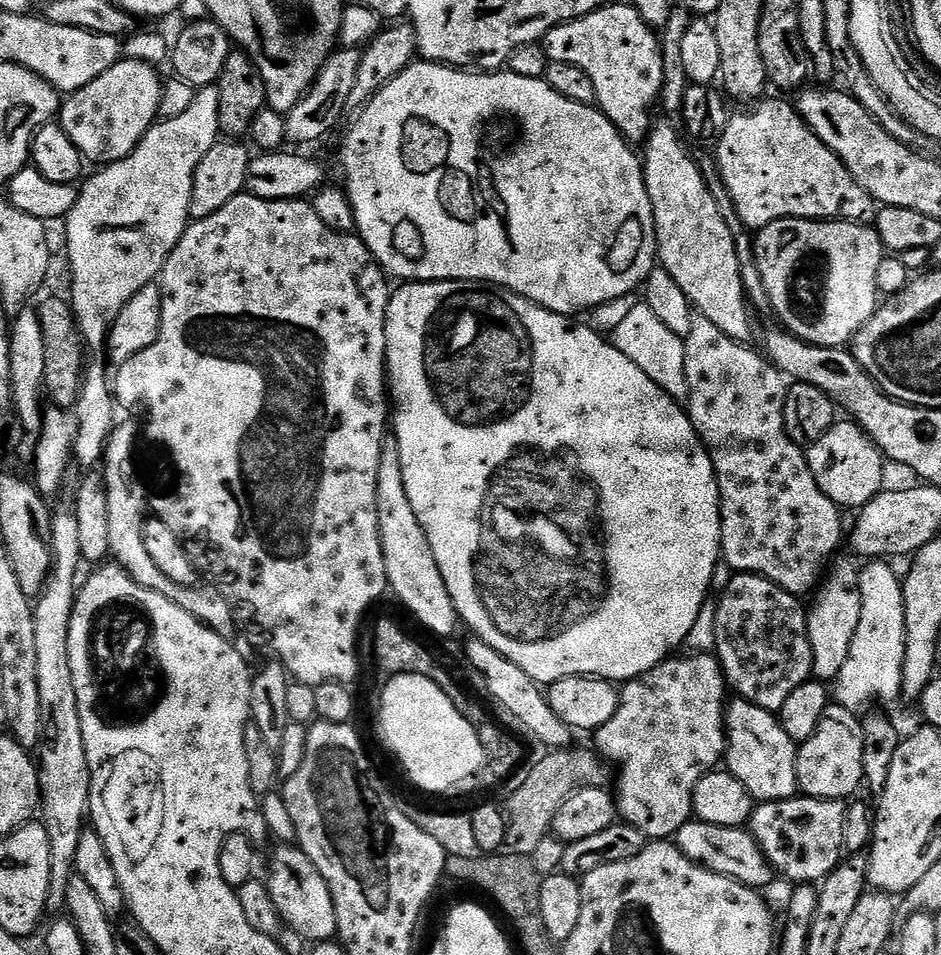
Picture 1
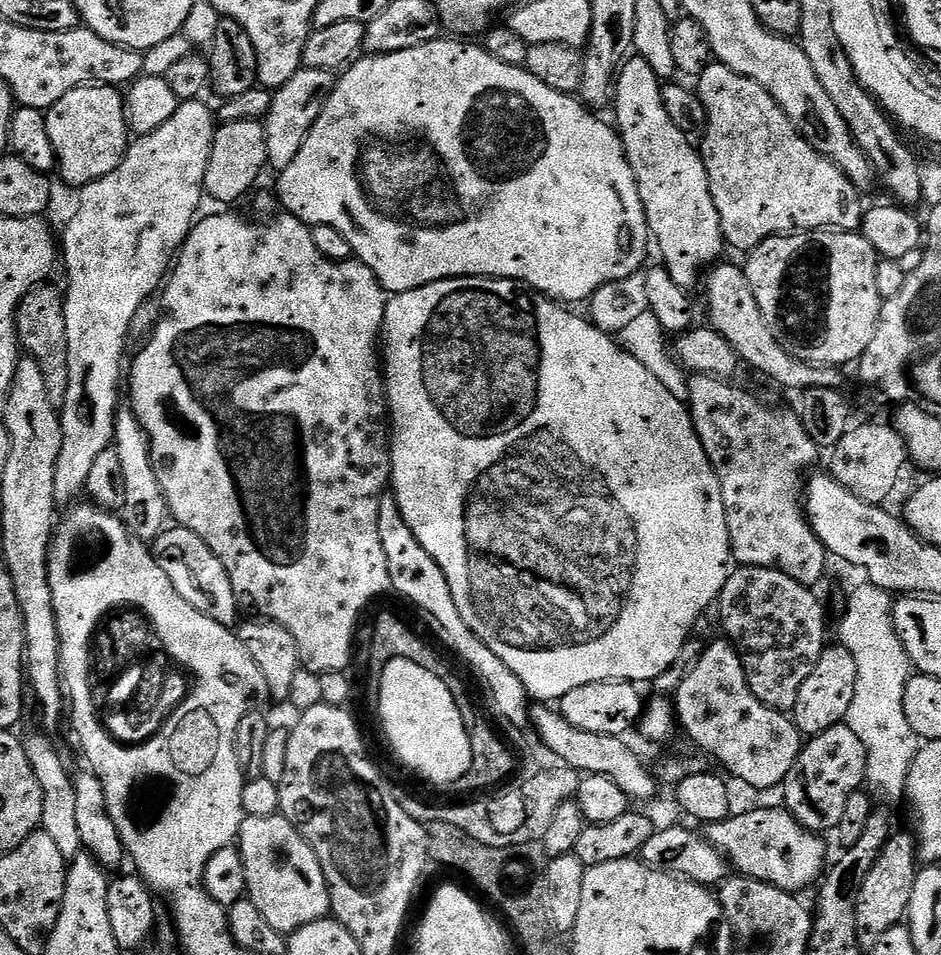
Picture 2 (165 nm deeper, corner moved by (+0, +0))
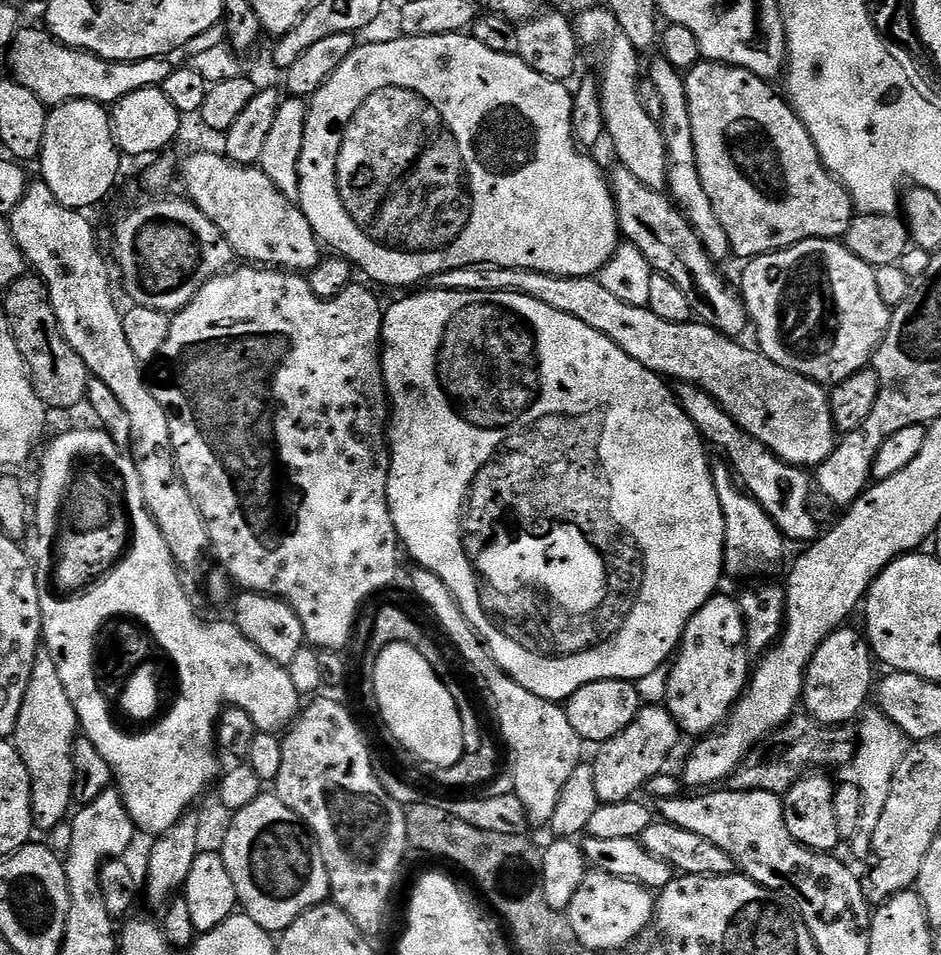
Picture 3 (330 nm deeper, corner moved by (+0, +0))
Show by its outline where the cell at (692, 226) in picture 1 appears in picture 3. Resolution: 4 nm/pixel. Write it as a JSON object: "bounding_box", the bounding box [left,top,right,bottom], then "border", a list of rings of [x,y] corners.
{"bounding_box":[575,7,668,190],"border":[[[607,7],[588,8],[580,17],[575,17],[576,37],[585,49],[608,40],[608,53],[604,56],[604,77],[599,77],[600,97],[602,98],[602,112],[604,114],[604,130],[607,139],[612,139],[612,148],[616,151],[619,163],[638,182],[660,190],[668,182],[668,155],[666,142],[659,123],[650,114],[646,114],[642,106],[642,98],[638,98],[638,86],[642,79],[642,64],[640,68],[641,53],[622,34],[616,25],[614,14]]]}

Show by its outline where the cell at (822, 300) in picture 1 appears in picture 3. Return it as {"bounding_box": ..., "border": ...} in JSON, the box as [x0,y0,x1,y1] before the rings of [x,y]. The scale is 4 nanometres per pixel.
{"bounding_box":[738,239,892,386],"border":[[[839,239],[803,240],[789,248],[783,248],[765,256],[757,256],[755,260],[747,261],[743,267],[744,277],[741,278],[740,284],[738,283],[738,291],[744,298],[744,311],[747,319],[750,321],[751,327],[752,324],[756,327],[757,342],[755,341],[755,343],[766,358],[778,362],[778,366],[782,366],[786,370],[797,372],[799,376],[805,376],[825,386],[835,386],[838,382],[850,378],[850,374],[869,367],[872,357],[876,355],[876,348],[883,342],[888,324],[892,321],[892,312],[878,294],[878,286],[874,282],[876,269],[871,268],[866,262],[862,262],[862,258],[852,254],[843,242]]]}

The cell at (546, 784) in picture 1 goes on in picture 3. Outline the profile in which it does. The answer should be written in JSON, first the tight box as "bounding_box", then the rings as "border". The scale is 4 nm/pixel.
{"bounding_box":[726,714,858,796],"border":[[[798,714],[791,718],[777,735],[782,754],[766,758],[754,750],[745,758],[744,763],[730,775],[726,781],[729,792],[748,793],[754,790],[774,793],[782,796],[812,771],[842,764],[851,765],[856,758],[858,732],[855,727],[819,723],[807,714]]]}

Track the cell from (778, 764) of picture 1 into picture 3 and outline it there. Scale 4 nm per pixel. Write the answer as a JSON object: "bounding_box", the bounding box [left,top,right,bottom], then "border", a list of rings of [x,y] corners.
{"bounding_box":[666,594,750,738],"border":[[[723,594],[712,596],[704,603],[702,610],[698,610],[694,618],[690,618],[684,631],[683,643],[670,664],[672,673],[666,690],[666,707],[668,713],[676,720],[681,733],[688,735],[689,732],[692,738],[706,736],[710,732],[715,732],[732,715],[736,703],[740,701],[740,695],[748,687],[750,679],[748,656],[750,657],[750,649],[746,638],[744,615],[739,603],[733,597],[731,600]]]}

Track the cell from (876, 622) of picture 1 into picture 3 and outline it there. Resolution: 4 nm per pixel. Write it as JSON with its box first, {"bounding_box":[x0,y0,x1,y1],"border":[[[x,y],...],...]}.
{"bounding_box":[850,710,909,858],"border":[[[868,710],[859,717],[854,783],[862,790],[864,809],[862,810],[862,826],[858,826],[858,834],[850,842],[850,848],[856,856],[862,856],[862,858],[868,856],[874,826],[878,826],[878,818],[882,818],[882,806],[886,806],[886,798],[890,794],[890,782],[894,778],[894,770],[898,770],[898,762],[906,758],[909,747],[908,735],[894,722],[890,722],[890,718],[883,712]]]}

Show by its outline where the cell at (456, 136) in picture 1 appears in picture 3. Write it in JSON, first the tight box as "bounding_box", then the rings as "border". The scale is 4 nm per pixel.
{"bounding_box":[300,34,622,288],"border":[[[457,34],[455,36],[405,36],[401,35],[400,40],[384,40],[381,44],[364,44],[357,46],[348,58],[328,77],[319,90],[312,94],[308,104],[308,117],[306,118],[306,134],[302,146],[302,158],[300,159],[300,208],[306,214],[317,240],[332,247],[333,253],[339,254],[348,260],[357,269],[360,268],[373,280],[371,283],[385,284],[388,288],[408,288],[411,284],[420,284],[431,281],[433,276],[442,274],[446,270],[454,270],[458,266],[470,266],[471,264],[495,264],[498,268],[525,268],[526,270],[538,270],[549,272],[555,276],[590,276],[599,274],[606,262],[616,253],[616,249],[622,243],[620,235],[620,223],[616,213],[616,203],[612,197],[612,185],[606,172],[603,172],[589,153],[581,149],[572,130],[572,98],[571,95],[564,96],[565,85],[559,80],[551,80],[526,66],[517,55],[507,56],[506,54],[494,54],[487,46],[482,46],[470,34]]]}

